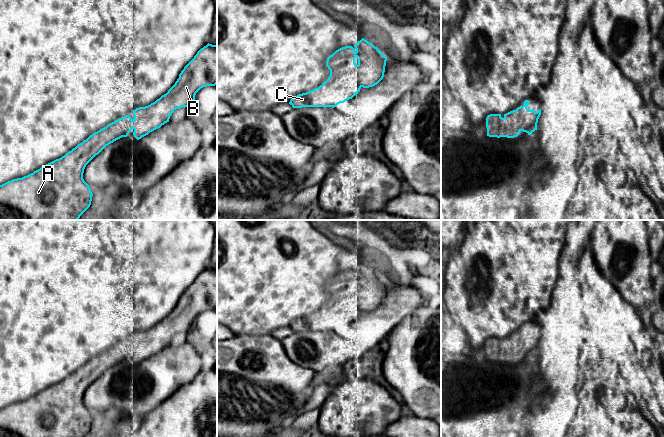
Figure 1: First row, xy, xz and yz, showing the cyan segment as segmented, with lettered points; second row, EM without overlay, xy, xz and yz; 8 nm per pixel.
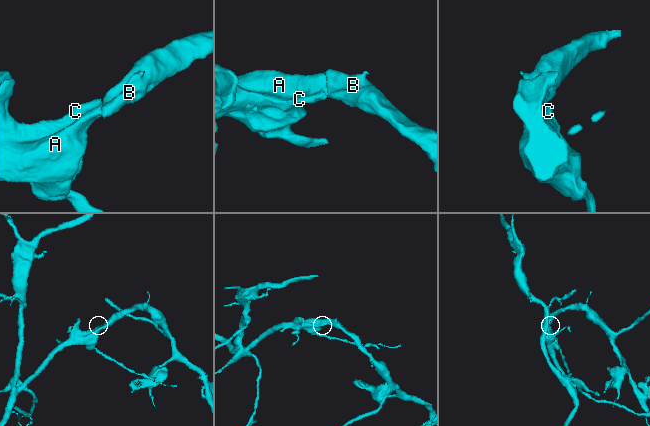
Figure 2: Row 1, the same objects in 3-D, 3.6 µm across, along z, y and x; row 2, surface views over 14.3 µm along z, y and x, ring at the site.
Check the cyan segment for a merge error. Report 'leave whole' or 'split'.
leave whole

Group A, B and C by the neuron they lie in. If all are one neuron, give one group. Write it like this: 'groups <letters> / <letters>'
groups A B C

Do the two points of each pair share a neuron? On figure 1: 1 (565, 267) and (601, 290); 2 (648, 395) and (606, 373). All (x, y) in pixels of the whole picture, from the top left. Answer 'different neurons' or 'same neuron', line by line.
1: different neurons
2: different neurons

